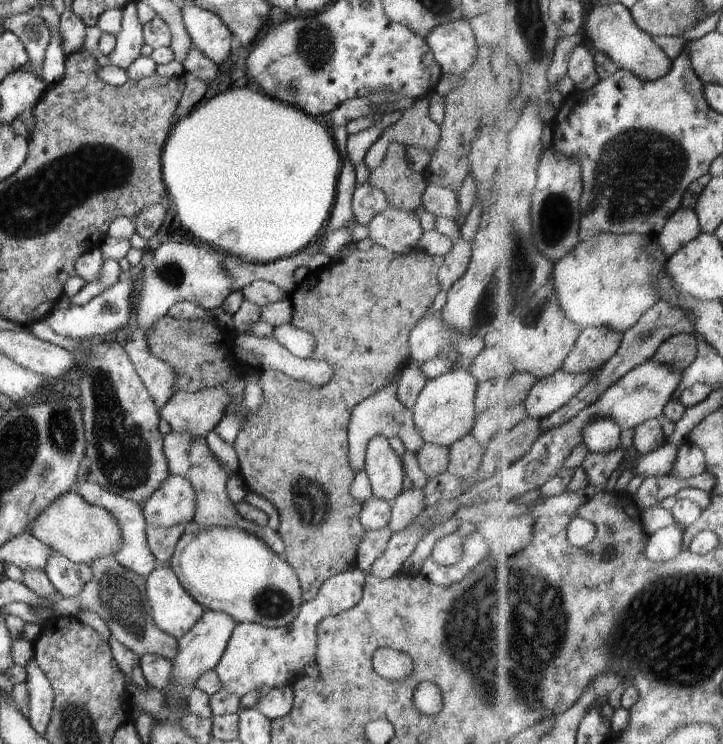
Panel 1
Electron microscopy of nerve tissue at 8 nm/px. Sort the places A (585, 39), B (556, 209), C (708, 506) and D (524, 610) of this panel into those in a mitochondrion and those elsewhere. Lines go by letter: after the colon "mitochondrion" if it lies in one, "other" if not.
A: other
B: mitochondrion
C: other
D: mitochondrion

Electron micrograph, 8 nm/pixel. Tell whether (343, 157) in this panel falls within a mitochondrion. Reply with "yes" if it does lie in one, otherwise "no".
no

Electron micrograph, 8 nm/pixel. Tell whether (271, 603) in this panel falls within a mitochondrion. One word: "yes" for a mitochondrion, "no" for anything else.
yes

